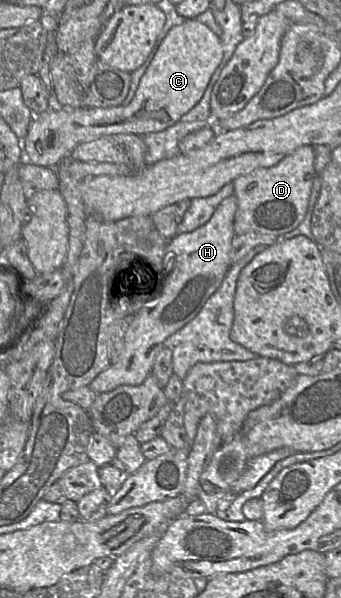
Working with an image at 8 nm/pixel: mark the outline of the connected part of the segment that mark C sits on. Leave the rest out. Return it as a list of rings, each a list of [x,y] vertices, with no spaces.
[[[186,19],[182,24],[177,26],[173,26],[166,37],[163,39],[161,44],[159,45],[157,52],[155,53],[151,63],[149,64],[146,72],[142,76],[139,82],[139,86],[137,91],[134,95],[134,98],[127,106],[113,106],[113,107],[80,107],[74,109],[48,109],[46,112],[35,115],[31,125],[29,126],[27,136],[23,139],[26,149],[27,160],[29,163],[42,166],[42,167],[49,167],[55,168],[58,163],[66,157],[71,157],[72,150],[80,143],[90,142],[92,140],[101,138],[107,135],[116,135],[116,134],[135,134],[144,136],[150,133],[157,133],[166,130],[167,128],[175,125],[177,122],[180,121],[183,115],[188,113],[203,97],[207,85],[216,70],[219,66],[223,58],[223,46],[221,39],[205,24],[197,21],[196,19]]]

